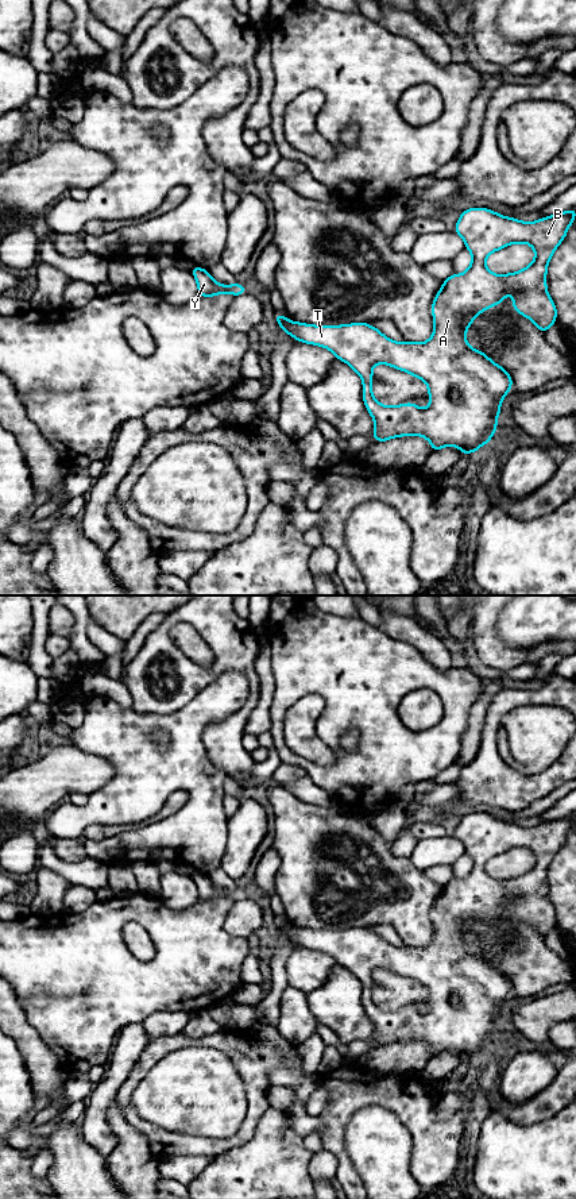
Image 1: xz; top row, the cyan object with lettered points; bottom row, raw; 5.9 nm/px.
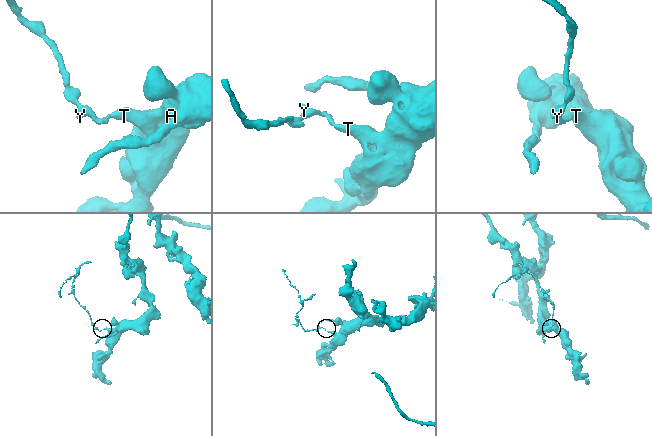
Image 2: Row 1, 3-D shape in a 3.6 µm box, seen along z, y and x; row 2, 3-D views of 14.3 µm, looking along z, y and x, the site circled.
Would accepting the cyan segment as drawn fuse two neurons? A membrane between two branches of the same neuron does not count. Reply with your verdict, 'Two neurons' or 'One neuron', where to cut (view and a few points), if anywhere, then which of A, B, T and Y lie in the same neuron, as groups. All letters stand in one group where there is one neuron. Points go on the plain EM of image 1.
Two neurons. Split along xz (286, 925), (282, 932). Groups: A B T / Y

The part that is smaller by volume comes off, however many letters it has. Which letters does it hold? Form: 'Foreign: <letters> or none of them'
Foreign: Y

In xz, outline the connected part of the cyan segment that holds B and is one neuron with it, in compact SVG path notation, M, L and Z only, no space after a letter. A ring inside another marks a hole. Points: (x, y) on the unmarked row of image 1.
M469 813L461 817L460 824L455 830L455 837L459 838L464 847L465 853L472 859L472 867L468 875L463 879L452 879L442 887L442 891L434 906L432 907L432 918L434 925L434 937L425 948L397 948L386 942L379 934L368 928L355 928L345 930L310 930L297 926L286 925L283 937L302 948L316 949L330 955L337 964L348 968L363 986L363 1006L368 1018L374 1022L375 1036L372 1045L386 1046L398 1041L417 1040L426 1042L432 1049L432 1057L438 1056L445 1050L456 1050L461 1059L473 1059L478 1053L488 1048L498 1034L496 1022L500 1019L500 1006L511 996L513 984L510 979L486 959L479 955L471 953L465 945L465 936L472 930L472 925L480 918L487 915L488 911L495 911L503 907L505 901L511 897L514 899L513 913L522 921L530 924L537 933L545 938L556 926L557 915L553 905L546 897L546 872L557 853L565 844L567 836L576 822L576 813L546 821L533 828L521 826L513 822L505 822L488 813ZM511 848L527 848L536 855L534 865L517 878L496 880L486 871L486 863ZM376 968L384 968L398 975L413 979L428 990L430 1011L420 1014L415 1009L407 1007L397 1011L384 1011L379 1009L372 1001L372 972Z

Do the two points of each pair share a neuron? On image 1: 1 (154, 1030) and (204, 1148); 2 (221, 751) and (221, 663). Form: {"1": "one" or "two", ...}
{"1": "two", "2": "one"}

